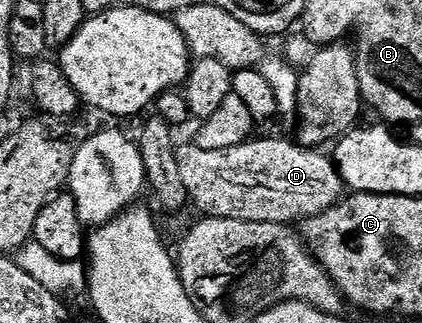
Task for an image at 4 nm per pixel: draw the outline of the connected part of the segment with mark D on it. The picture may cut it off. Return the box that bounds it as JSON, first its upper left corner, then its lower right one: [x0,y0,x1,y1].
[177,137,346,223]

